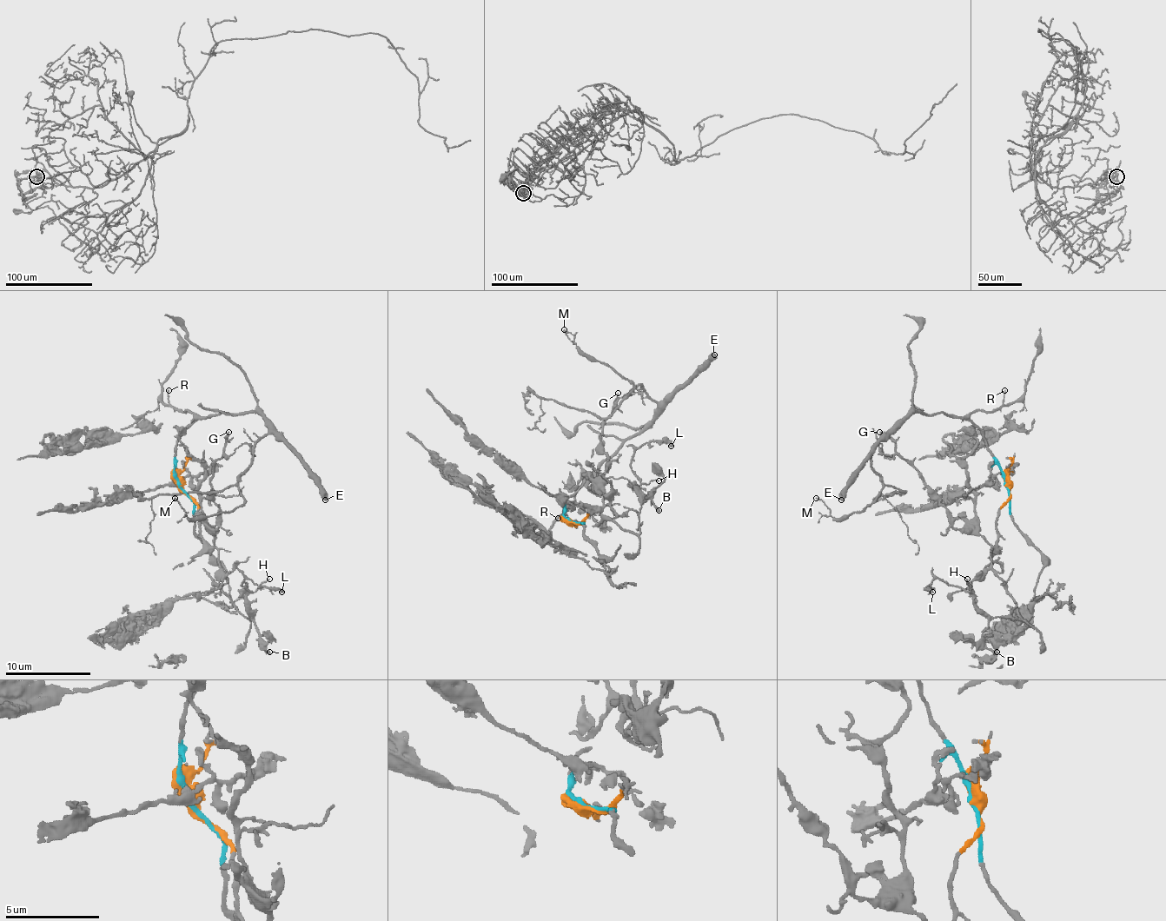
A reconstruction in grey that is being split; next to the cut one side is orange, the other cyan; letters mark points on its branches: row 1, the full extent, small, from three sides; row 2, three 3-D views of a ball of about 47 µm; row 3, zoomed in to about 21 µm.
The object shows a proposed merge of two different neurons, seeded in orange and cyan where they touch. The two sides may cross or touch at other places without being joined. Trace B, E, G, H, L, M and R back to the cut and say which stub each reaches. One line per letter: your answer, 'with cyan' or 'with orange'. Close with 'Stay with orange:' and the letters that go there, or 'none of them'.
B: with orange
E: with cyan
G: with orange
H: with orange
L: with orange
M: with cyan
R: with cyan
Stay with orange: B, G, H, L

